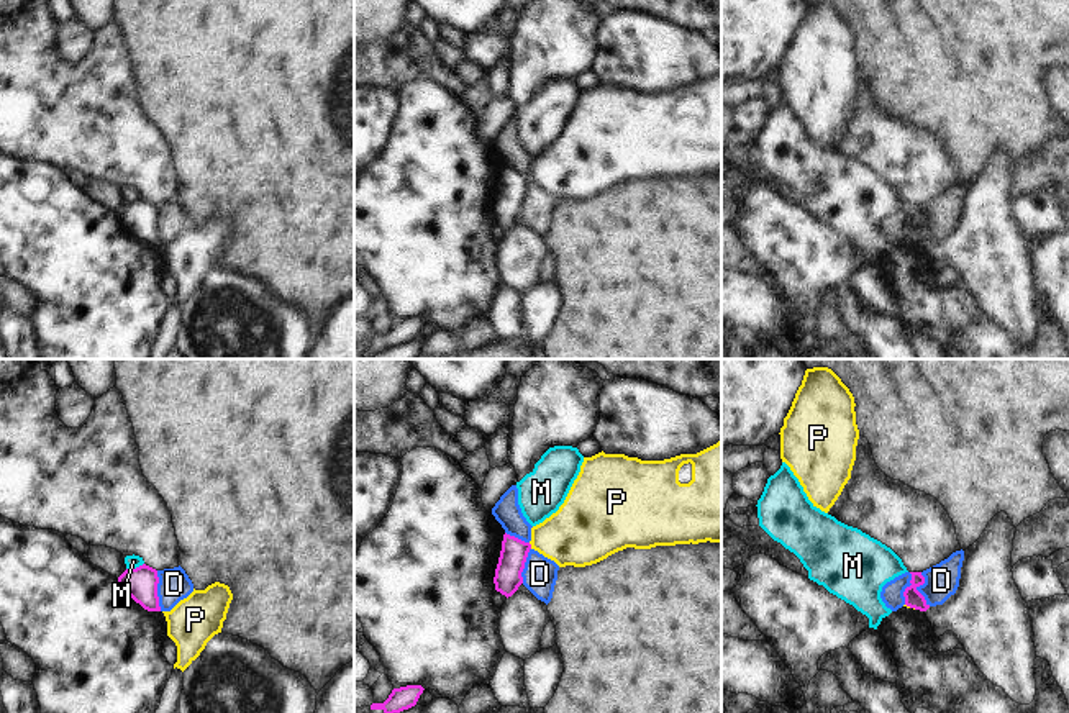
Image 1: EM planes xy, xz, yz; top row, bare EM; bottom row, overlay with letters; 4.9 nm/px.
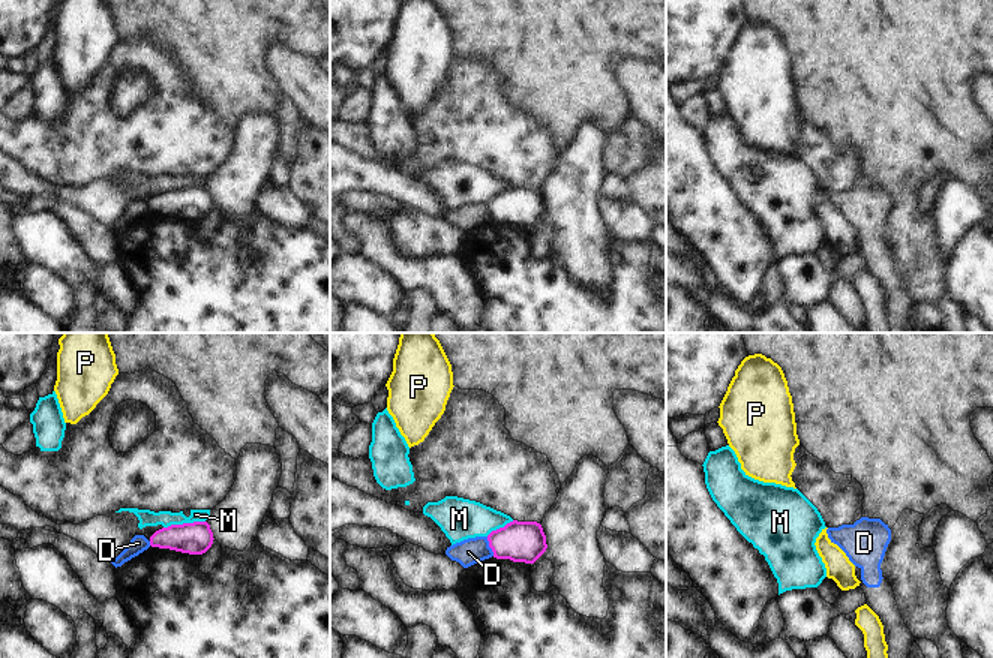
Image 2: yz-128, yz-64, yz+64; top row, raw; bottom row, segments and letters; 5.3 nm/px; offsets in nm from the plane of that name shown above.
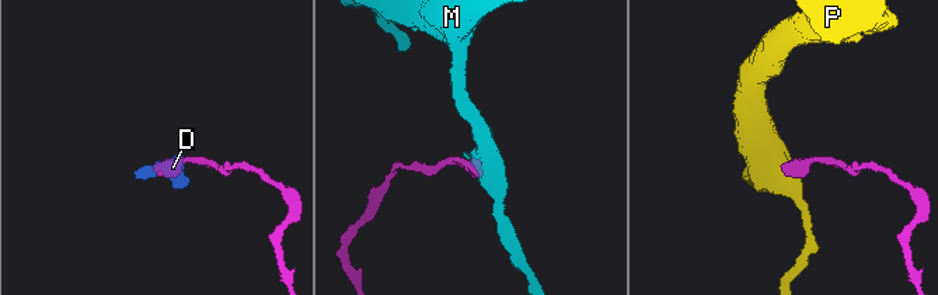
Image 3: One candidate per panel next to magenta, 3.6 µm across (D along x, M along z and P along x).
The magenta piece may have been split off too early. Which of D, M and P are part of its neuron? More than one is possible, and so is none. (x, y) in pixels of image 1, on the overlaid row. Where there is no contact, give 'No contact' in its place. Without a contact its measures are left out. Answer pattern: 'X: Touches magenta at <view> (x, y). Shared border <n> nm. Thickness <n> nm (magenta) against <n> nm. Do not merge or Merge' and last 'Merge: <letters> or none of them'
D: Touches magenta at xy (156, 590). Shared border 200 nm. Thickness 160 nm (magenta) against 160 nm. Do not merge
M: Touches magenta at xy (136, 567). Shared border 90 nm. Thickness 160 nm (magenta) against 70 nm. Do not merge
P: Touches magenta at xz (530, 546). Shared border 40 nm. Thickness 130 nm (magenta) against 320 nm. Do not merge
Merge: none of them

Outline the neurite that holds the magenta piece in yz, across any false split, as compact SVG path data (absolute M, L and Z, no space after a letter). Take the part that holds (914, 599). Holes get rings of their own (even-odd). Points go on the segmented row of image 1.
M910 572L912 580L910 587L905 588L903 597L905 597L905 605L920 611L926 611L930 605L926 603L925 597L917 590L920 585L925 584L925 577L921 572Z

